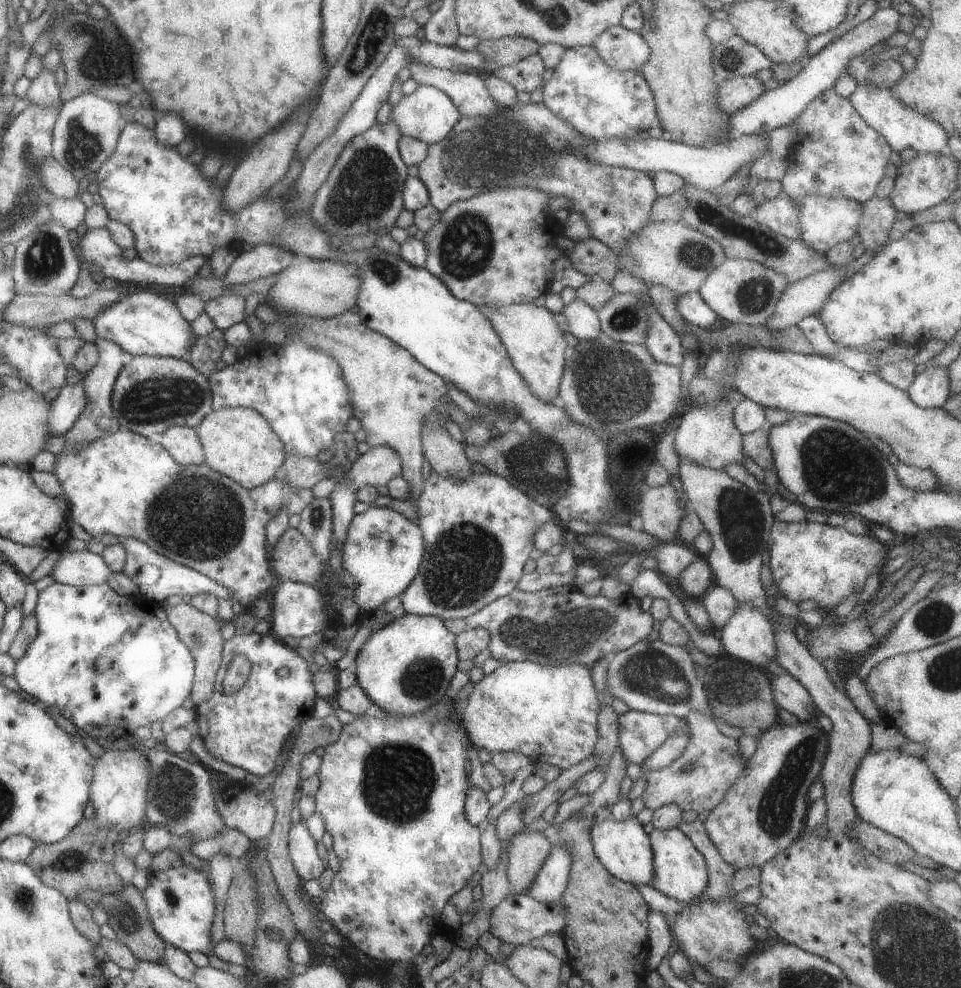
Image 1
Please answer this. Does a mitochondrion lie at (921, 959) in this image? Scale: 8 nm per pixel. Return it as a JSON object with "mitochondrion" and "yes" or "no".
{"mitochondrion":"yes"}

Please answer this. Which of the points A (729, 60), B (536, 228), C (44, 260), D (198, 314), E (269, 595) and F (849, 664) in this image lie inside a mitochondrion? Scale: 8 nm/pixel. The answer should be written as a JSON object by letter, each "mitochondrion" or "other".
{"A":"mitochondrion","B":"other","C":"mitochondrion","D":"other","E":"other","F":"other"}

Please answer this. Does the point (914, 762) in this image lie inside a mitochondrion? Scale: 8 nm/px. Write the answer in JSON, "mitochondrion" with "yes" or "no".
{"mitochondrion":"no"}

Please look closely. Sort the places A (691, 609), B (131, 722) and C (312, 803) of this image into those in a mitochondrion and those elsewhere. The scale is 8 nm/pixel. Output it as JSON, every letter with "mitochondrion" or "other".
{"A":"other","B":"other","C":"other"}

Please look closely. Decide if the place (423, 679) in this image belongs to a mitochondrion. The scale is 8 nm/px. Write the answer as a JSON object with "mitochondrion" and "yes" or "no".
{"mitochondrion":"yes"}

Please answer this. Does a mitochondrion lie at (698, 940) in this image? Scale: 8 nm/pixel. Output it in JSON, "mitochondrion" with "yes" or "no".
{"mitochondrion":"yes"}

